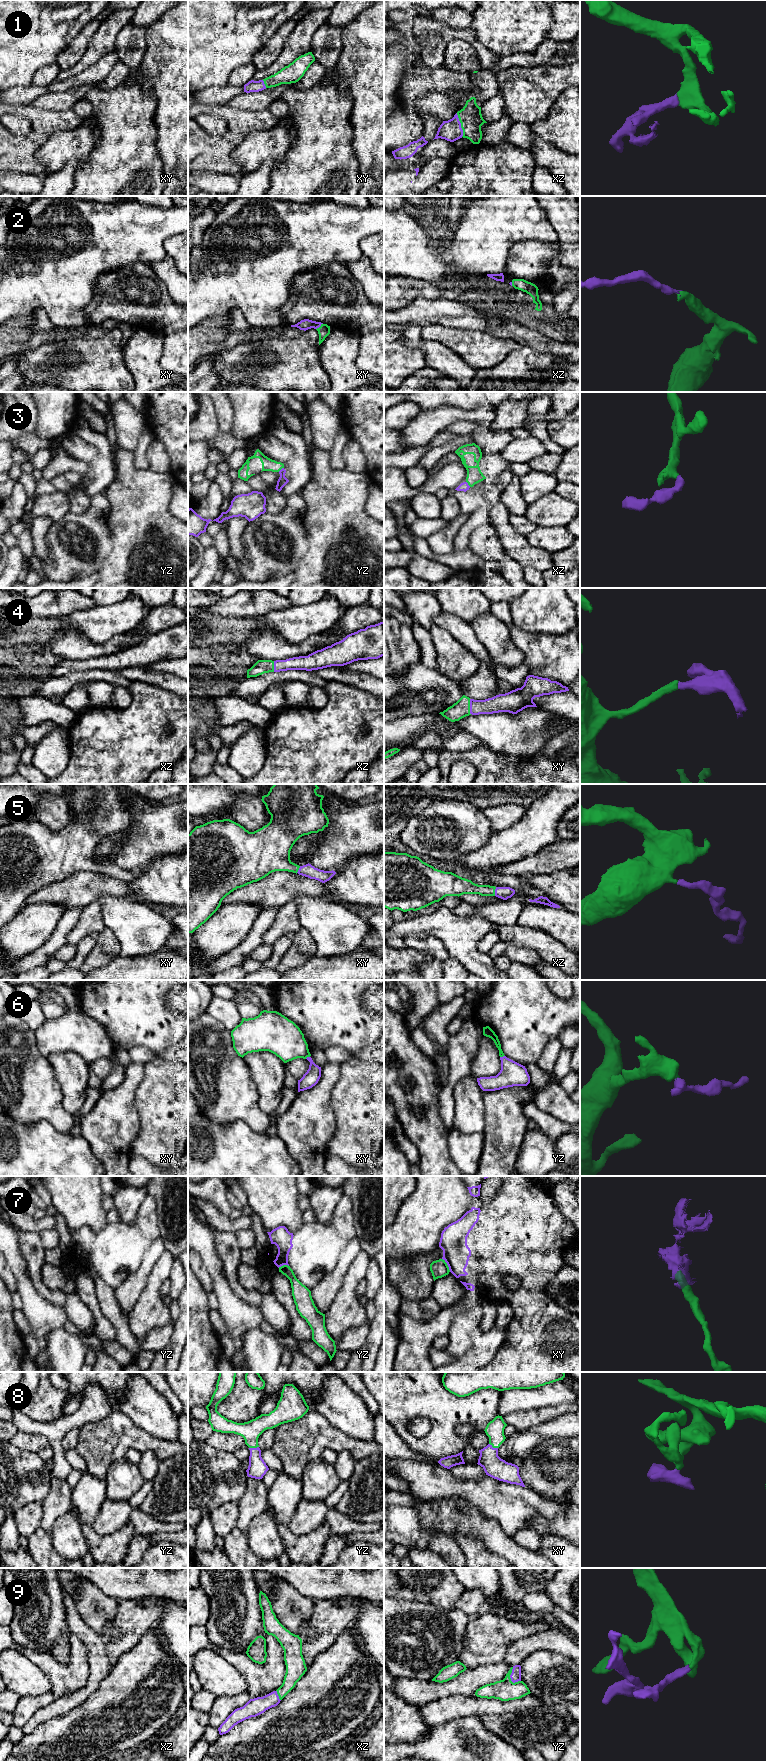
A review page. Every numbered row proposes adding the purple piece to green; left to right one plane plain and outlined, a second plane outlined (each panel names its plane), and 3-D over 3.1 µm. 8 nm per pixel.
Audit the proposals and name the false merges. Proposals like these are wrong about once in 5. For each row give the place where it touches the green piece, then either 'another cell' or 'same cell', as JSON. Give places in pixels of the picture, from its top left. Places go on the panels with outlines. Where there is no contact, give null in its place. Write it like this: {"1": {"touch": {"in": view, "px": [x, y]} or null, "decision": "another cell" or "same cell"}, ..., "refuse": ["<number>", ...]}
{"1": {"touch": {"in": "xz", "px": [461, 125]}, "decision": "same cell"}, "2": {"touch": {"in": "xy", "px": [320, 326]}, "decision": "same cell"}, "3": {"touch": {"in": "yz", "px": [280, 469]}, "decision": "same cell"}, "4": {"touch": {"in": "xy", "px": [469, 707]}, "decision": "same cell"}, "5": {"touch": {"in": "xz", "px": [494, 891]}, "decision": "same cell"}, "6": {"touch": {"in": "yz", "px": [502, 1056]}, "decision": "same cell"}, "7": {"touch": {"in": "xy", "px": [447, 1265]}, "decision": "another cell"}, "8": {"touch": {"in": "yz", "px": [253, 1447]}, "decision": "same cell"}, "9": {"touch": {"in": "yz", "px": [510, 1678]}, "decision": "same cell"}, "refuse": ["7"]}

